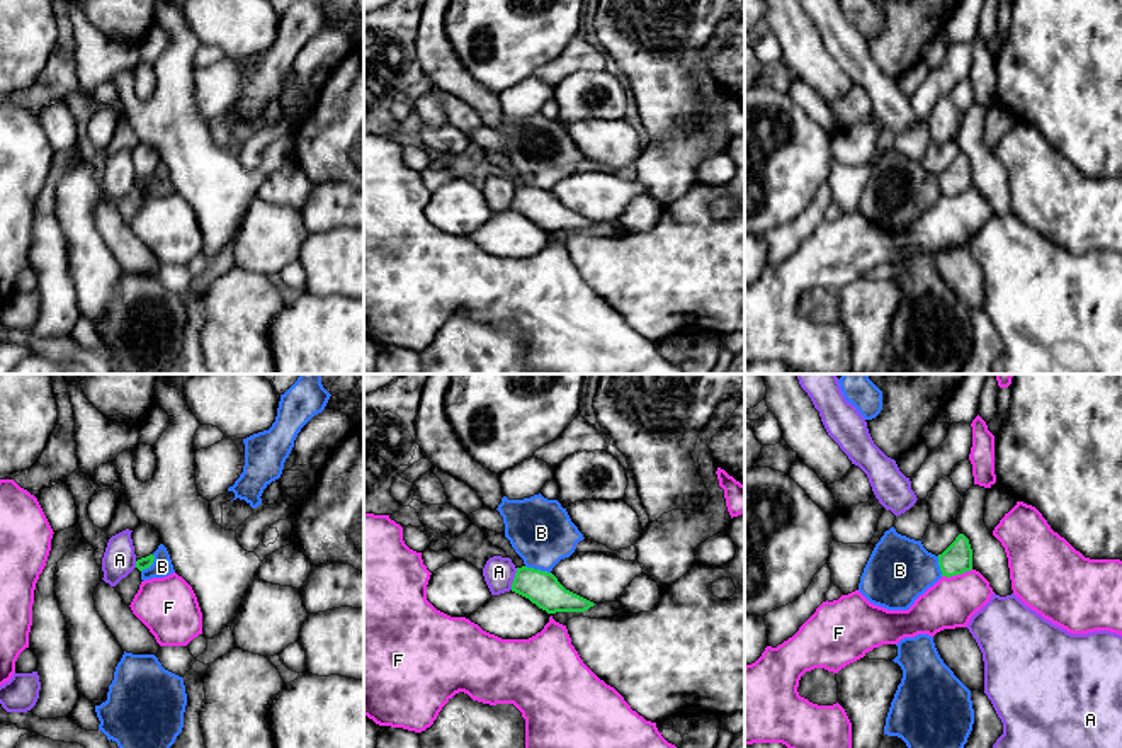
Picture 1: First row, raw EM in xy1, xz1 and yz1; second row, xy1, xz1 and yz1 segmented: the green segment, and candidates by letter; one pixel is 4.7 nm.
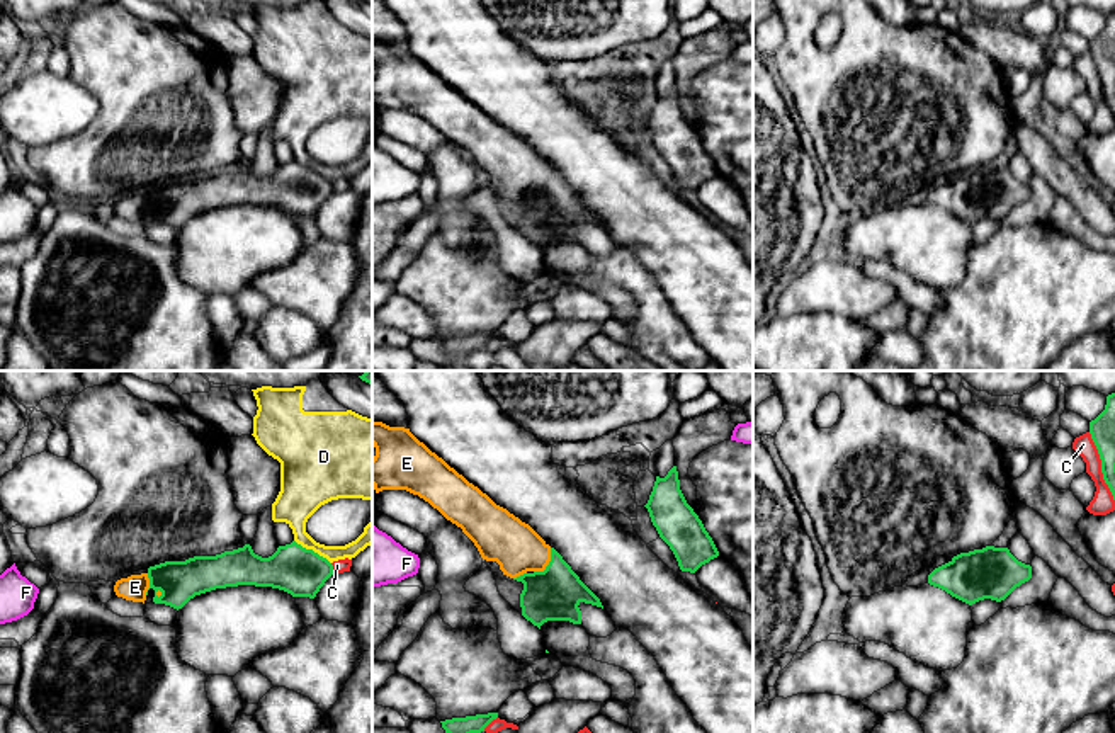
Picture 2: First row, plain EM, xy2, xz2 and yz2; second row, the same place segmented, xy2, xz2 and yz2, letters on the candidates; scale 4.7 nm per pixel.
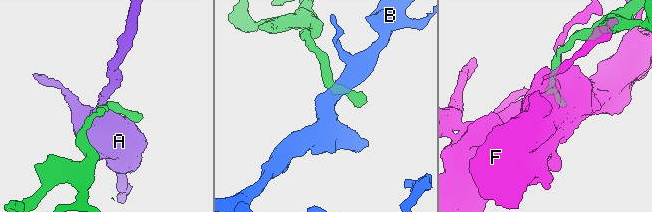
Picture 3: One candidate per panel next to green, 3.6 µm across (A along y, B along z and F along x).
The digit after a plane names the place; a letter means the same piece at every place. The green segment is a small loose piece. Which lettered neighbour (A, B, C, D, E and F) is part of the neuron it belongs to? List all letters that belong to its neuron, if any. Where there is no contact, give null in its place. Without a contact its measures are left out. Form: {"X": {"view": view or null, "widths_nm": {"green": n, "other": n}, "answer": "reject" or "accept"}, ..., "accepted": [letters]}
{"A": {"view": "xz1", "widths_nm": {"green": 160, "other": 150}, "answer": "reject"}, "B": {"view": "xz1", "widths_nm": {"green": 160, "other": 300}, "answer": "reject"}, "C": {"view": "yz2", "widths_nm": {"green": 120, "other": 110}, "answer": "reject"}, "D": {"view": "xy2", "widths_nm": {"green": 220, "other": 190}, "answer": "reject"}, "E": {"view": "xz2", "widths_nm": {"green": 260, "other": 240}, "answer": "accept"}, "F": {"view": "yz1", "widths_nm": {"green": 140, "other": 240}, "answer": "reject"}, "accepted": ["E"]}

